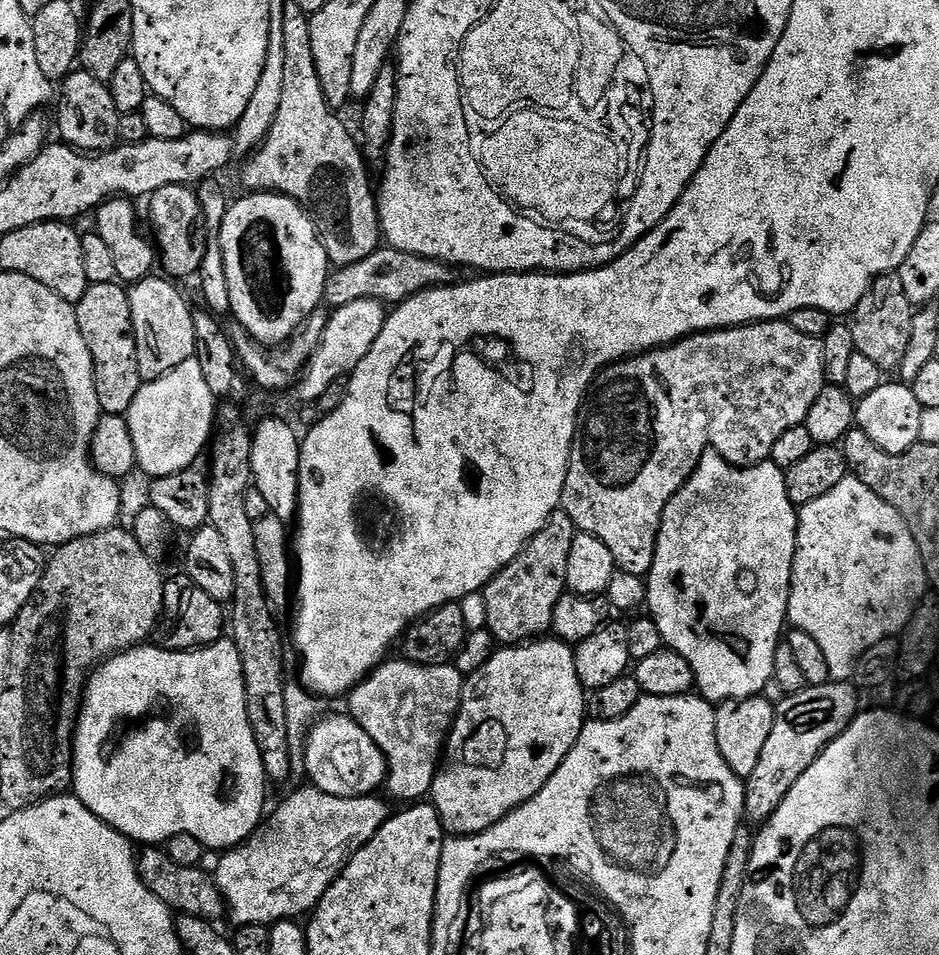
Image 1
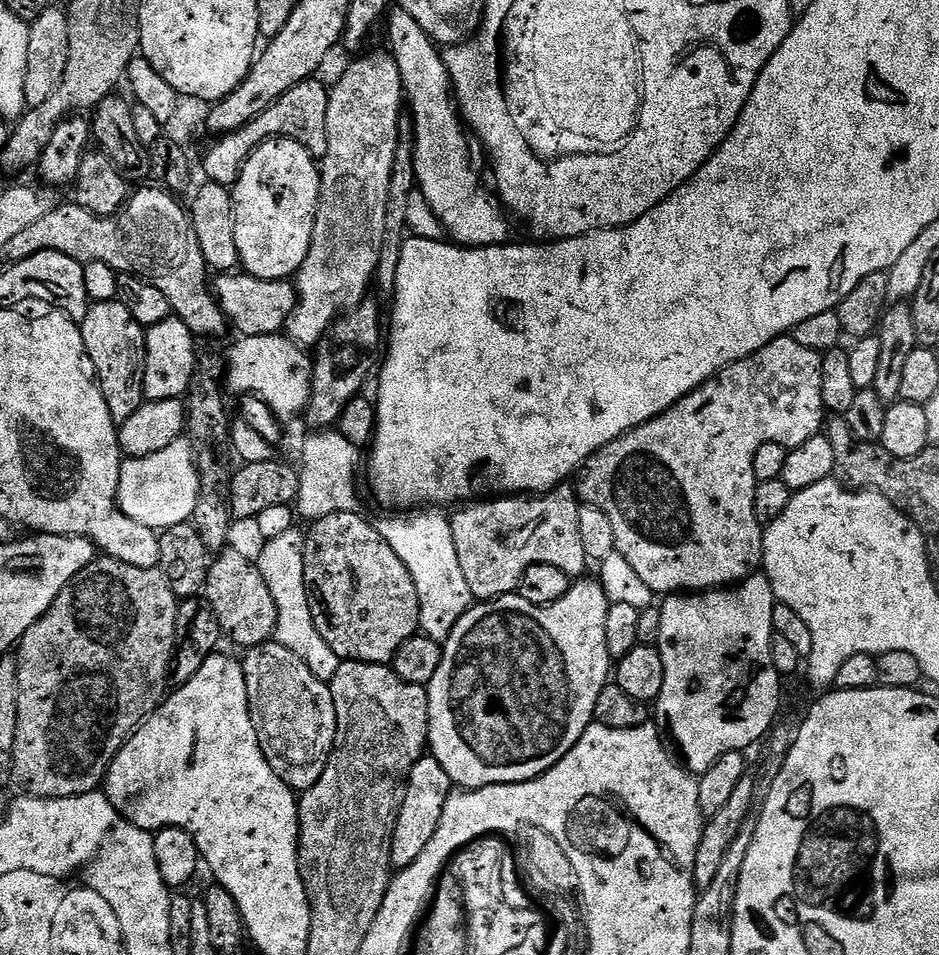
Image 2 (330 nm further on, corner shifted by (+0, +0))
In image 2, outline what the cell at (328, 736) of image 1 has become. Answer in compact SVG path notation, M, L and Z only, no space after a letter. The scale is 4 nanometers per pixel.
M275 642L259 644L243 653L242 663L246 674L246 694L248 709L254 722L254 730L258 734L258 742L262 746L262 754L266 754L266 762L270 762L270 770L286 782L286 786L297 794L304 793L314 786L318 778L322 778L322 770L326 770L326 762L332 753L336 737L336 715L334 714L334 698L331 687L318 677L298 658L298 654L290 654L286 646Z

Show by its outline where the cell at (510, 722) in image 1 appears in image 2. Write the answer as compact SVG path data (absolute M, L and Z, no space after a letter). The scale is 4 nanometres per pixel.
M580 578L568 589L568 593L558 602L546 607L534 606L526 602L519 594L499 596L496 600L473 603L462 618L454 626L454 630L443 641L442 662L438 662L438 670L434 678L426 685L428 689L428 748L430 755L442 762L442 770L450 774L453 785L460 790L485 788L495 784L521 784L541 776L546 770L554 767L570 749L582 738L585 730L594 722L594 705L598 703L598 694L610 683L614 672L614 661L610 650L606 650L606 610L609 600L603 592L599 579Z

